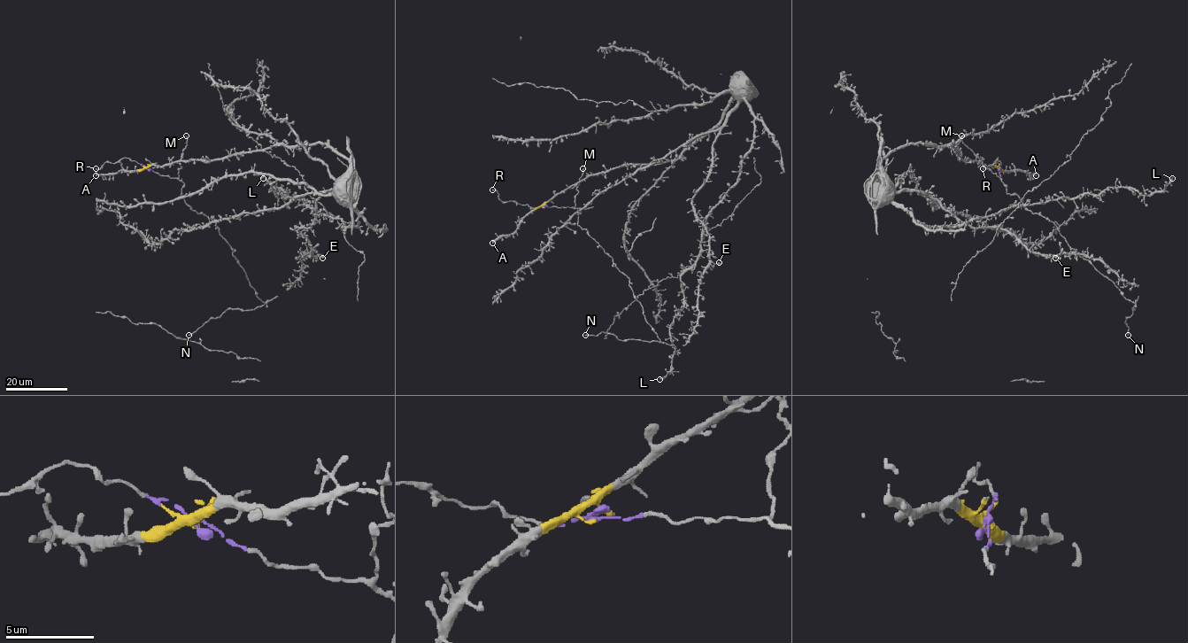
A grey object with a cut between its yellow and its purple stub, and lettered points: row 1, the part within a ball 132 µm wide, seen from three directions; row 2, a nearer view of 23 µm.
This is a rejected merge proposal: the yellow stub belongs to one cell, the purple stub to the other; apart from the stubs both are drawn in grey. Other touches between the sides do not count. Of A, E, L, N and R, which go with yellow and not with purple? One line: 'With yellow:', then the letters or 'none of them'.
With yellow: A, E, L

